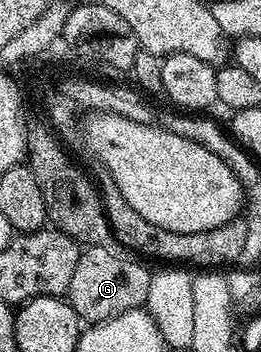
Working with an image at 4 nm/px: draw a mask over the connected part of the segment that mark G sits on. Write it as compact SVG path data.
M100 245L86 246L78 258L67 292L67 301L75 309L77 318L92 325L144 308L151 274L150 268L147 269L144 265L146 266L131 251L114 254Z

